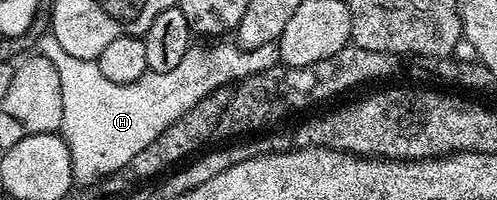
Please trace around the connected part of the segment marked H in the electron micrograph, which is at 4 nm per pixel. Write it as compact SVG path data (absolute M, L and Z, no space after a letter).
M47 33L38 43L39 53L54 64L60 81L60 104L62 114L59 133L62 135L68 153L70 174L80 184L97 183L101 179L121 171L128 166L142 148L150 144L156 136L161 136L168 125L173 124L183 113L190 112L204 97L218 86L227 86L236 78L243 80L257 70L265 70L277 65L278 50L275 45L261 46L258 50L245 50L237 53L237 58L228 58L224 50L217 52L213 58L207 58L196 44L189 45L180 63L170 68L170 72L145 72L133 82L115 82L106 80L95 61L87 58L75 58L56 43L52 33Z

